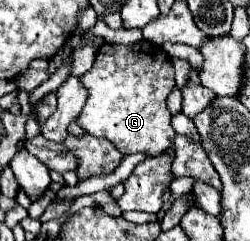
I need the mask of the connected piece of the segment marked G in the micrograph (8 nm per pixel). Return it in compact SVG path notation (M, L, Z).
M136 41L132 45L104 43L98 49L92 69L82 77L82 83L88 89L88 101L86 101L78 121L86 133L112 141L118 149L122 149L124 155L138 153L138 151L158 155L158 153L164 153L168 147L172 147L176 133L170 125L172 115L166 109L166 97L174 89L174 67L162 47L152 45L148 41Z

